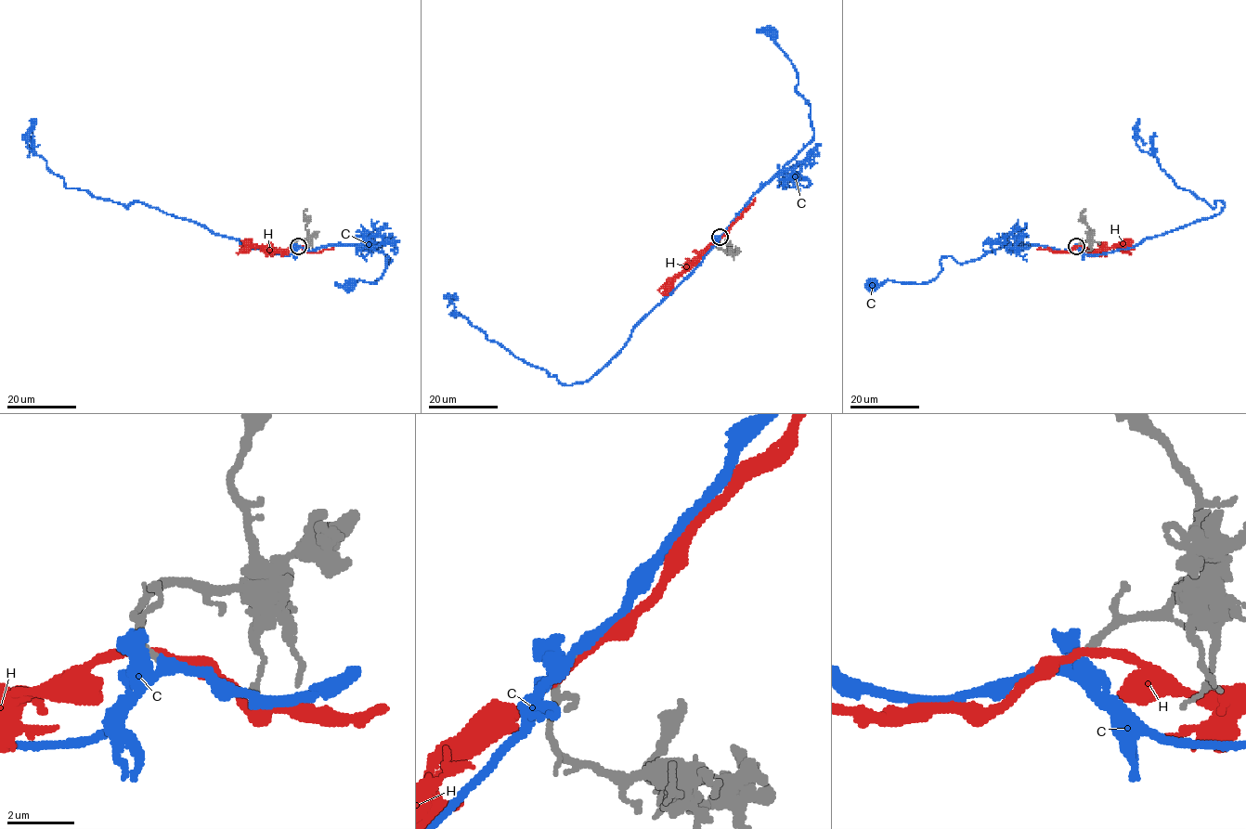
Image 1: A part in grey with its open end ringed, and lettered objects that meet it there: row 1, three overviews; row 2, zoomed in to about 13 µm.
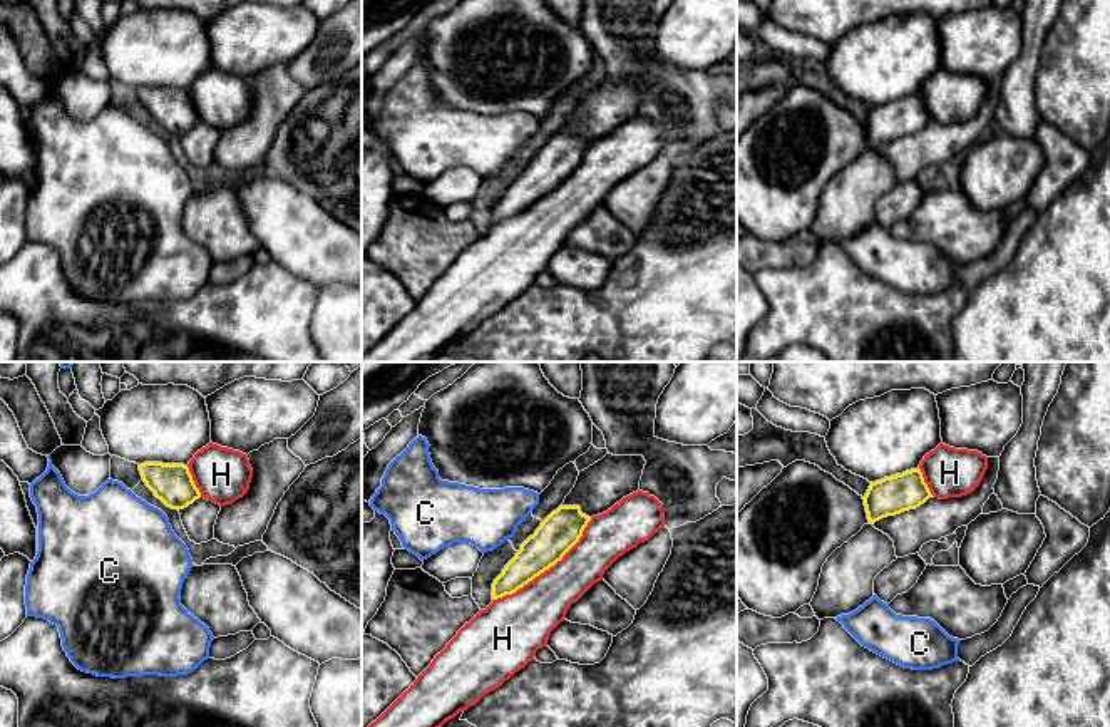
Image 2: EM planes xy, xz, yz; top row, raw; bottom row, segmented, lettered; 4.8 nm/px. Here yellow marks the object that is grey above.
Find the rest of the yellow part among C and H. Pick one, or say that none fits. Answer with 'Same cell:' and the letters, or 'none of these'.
Same cell: C

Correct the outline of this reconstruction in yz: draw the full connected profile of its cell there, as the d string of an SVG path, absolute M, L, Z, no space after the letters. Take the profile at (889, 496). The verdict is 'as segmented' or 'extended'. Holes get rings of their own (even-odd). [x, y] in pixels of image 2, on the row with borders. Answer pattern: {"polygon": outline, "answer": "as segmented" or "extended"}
{"polygon": "M917 467L871 482L862 499L869 524L874 524L882 518L916 509L929 498L933 498L933 494Z", "answer": "as segmented"}

